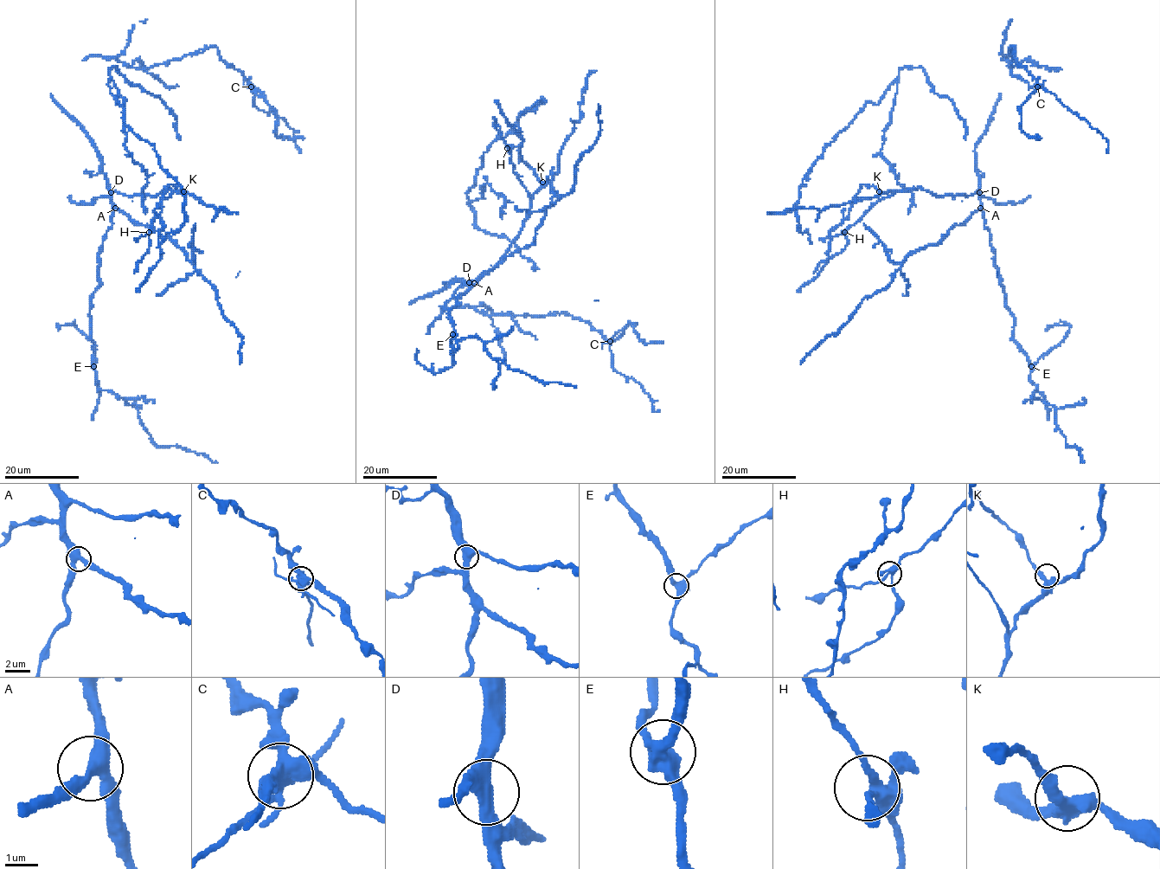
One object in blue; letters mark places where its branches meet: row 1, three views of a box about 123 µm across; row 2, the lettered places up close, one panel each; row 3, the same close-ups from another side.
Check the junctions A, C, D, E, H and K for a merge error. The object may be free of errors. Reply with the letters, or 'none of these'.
C

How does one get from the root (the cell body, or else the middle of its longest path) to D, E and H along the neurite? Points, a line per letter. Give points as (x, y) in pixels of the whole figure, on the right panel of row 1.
D: (916, 189), (938, 196), (979, 192)
E: (916, 189), (938, 196), (978, 193), (1005, 305), (1014, 319), (1013, 339), (1031, 366)
H: (916, 189), (894, 191), (879, 200), (844, 232)

